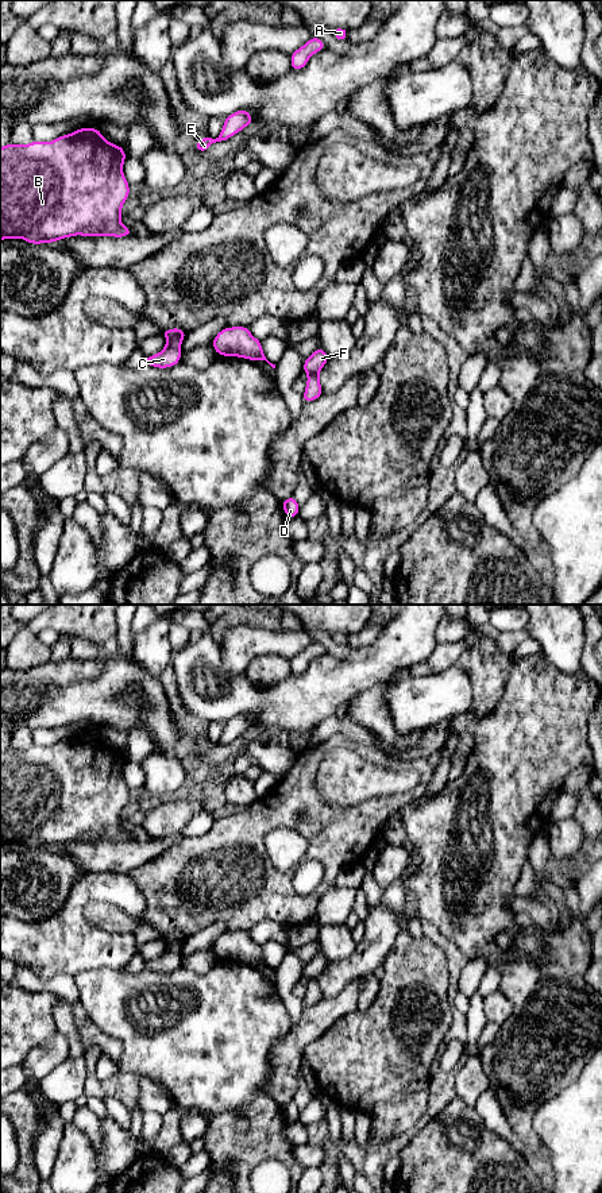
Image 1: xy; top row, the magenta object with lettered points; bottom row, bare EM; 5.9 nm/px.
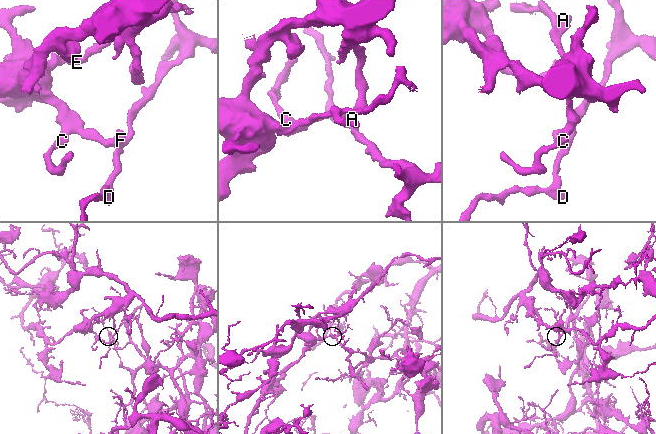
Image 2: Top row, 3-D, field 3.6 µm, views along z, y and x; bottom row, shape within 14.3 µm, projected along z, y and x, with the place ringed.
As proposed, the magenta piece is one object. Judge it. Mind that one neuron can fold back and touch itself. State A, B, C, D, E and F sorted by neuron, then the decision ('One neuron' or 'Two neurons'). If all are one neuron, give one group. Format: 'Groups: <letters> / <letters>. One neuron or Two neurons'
Groups: A B C E F / D. Two neurons

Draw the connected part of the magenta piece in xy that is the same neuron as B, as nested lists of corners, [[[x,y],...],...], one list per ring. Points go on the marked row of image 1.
[[[86,127],[46,143],[0,147],[0,242],[19,238],[42,244],[76,235],[132,235],[120,220],[121,205],[130,196],[123,173],[126,159],[121,146],[109,143],[99,128]]]

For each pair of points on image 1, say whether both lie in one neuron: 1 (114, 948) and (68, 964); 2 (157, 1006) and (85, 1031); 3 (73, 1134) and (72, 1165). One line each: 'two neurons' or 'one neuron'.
1: one neuron
2: two neurons
3: one neuron

